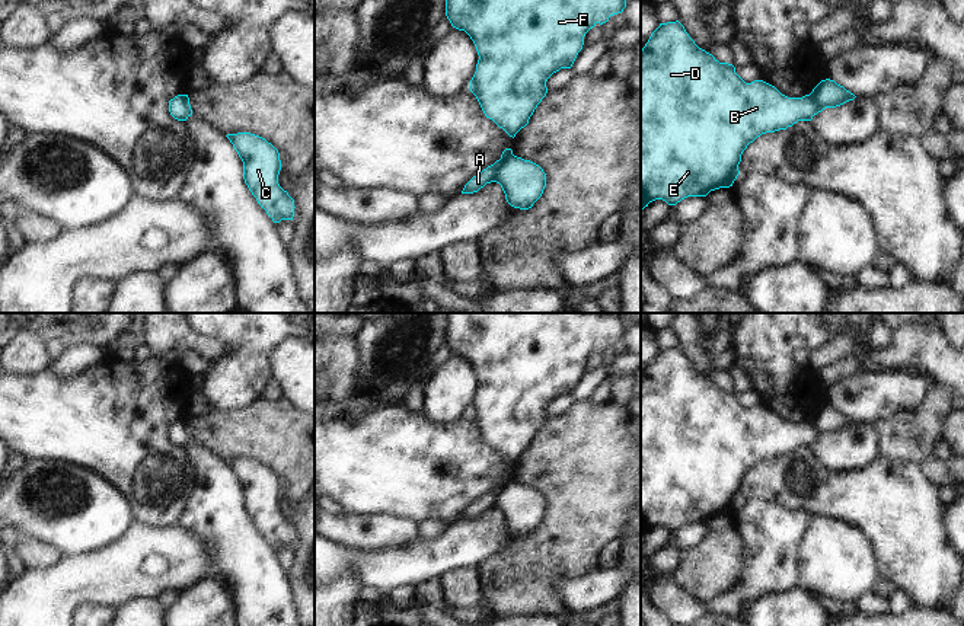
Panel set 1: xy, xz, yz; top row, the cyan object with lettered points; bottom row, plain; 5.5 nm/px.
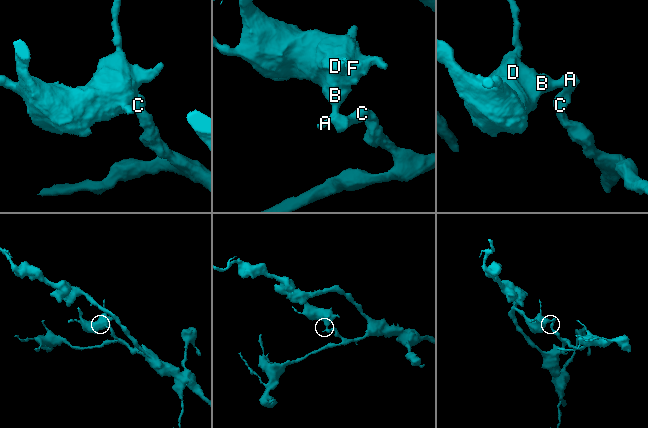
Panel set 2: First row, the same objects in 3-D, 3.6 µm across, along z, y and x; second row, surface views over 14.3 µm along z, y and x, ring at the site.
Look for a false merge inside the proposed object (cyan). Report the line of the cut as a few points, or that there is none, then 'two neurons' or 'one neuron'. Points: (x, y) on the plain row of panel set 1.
cut xz (511, 479), (501, 488), (492, 507); two neurons

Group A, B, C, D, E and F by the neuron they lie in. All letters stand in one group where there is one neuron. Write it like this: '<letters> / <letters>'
A B D E F / C

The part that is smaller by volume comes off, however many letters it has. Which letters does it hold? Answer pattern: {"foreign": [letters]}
{"foreign": ["A", "B", "D", "E", "F"]}

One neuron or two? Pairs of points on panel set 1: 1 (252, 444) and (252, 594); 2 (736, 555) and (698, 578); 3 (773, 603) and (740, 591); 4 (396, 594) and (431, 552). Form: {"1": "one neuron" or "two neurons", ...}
{"1": "two neurons", "2": "one neuron", "3": "two neurons", "4": "two neurons"}

